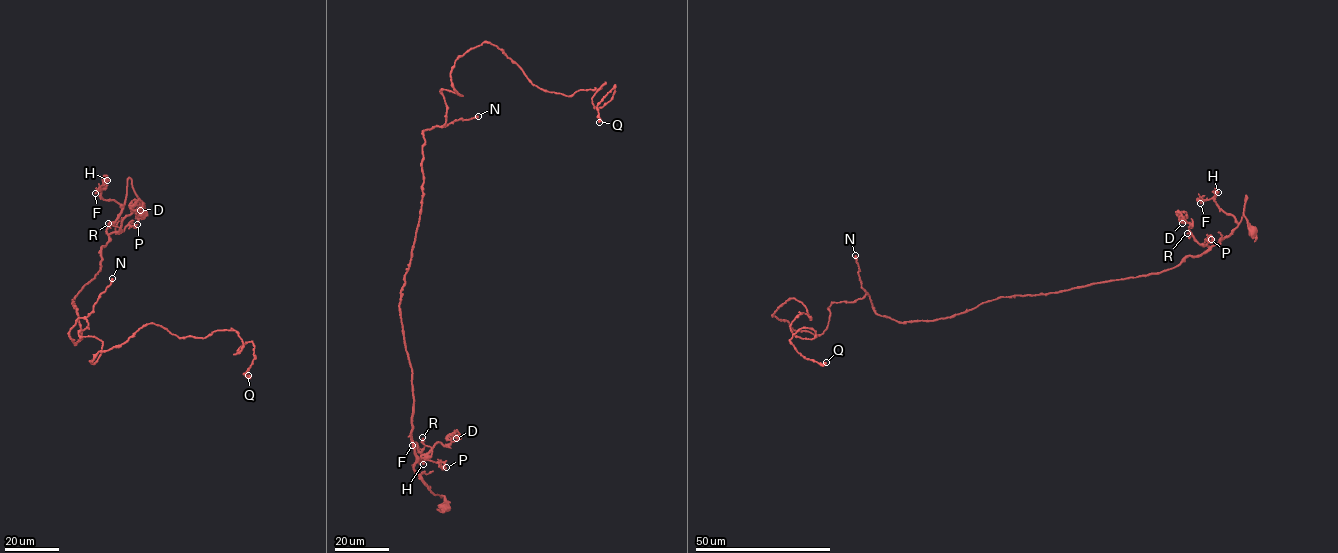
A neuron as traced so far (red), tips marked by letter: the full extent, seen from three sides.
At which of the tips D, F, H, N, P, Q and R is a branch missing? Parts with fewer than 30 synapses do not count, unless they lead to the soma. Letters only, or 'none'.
N

